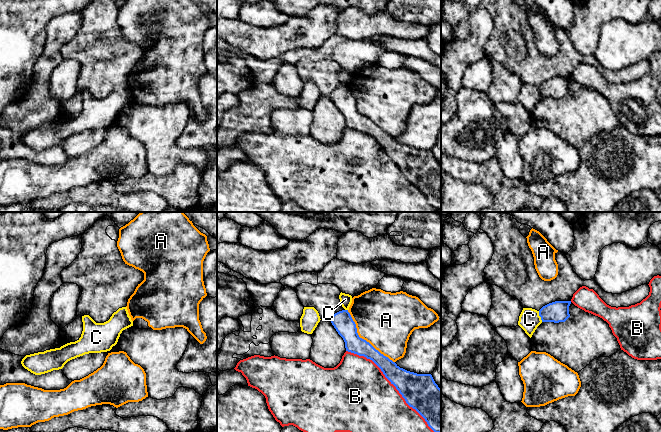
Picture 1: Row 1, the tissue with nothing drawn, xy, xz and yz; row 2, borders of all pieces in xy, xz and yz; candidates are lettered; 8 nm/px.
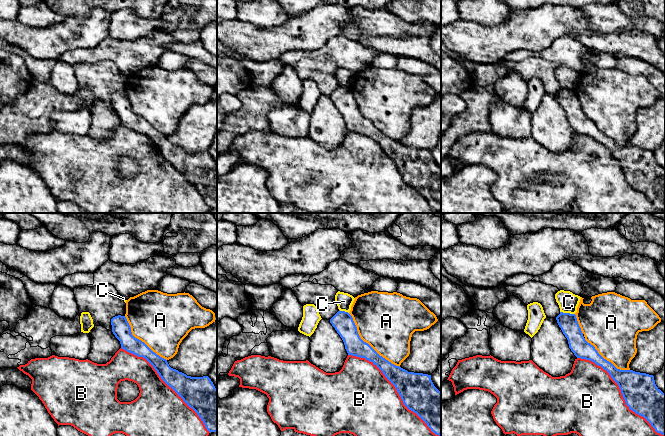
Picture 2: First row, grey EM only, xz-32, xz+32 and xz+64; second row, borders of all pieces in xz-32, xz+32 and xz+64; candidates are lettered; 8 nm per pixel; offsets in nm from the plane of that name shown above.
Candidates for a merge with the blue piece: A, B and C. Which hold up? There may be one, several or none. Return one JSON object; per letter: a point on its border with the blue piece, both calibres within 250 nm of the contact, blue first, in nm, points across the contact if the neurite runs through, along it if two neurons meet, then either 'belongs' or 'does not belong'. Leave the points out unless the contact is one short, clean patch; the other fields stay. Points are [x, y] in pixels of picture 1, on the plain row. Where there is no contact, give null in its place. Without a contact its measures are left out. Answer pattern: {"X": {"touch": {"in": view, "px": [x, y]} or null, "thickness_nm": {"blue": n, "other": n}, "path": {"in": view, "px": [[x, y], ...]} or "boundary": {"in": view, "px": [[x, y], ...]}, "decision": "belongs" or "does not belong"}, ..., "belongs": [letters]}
{"A": {"touch": {"in": "xz", "px": [363, 115]}, "thickness_nm": {"blue": 160, "other": 460}, "decision": "does not belong"}, "B": {"touch": {"in": "xz", "px": [393, 160]}, "thickness_nm": {"blue": 280, "other": 480}, "decision": "does not belong"}, "C": {"touch": {"in": "yz", "px": [540, 92]}, "thickness_nm": {"blue": 170, "other": 170}, "boundary": {"in": "yz", "px": [[538, 87], [542, 97]]}, "decision": "does not belong"}, "belongs": []}

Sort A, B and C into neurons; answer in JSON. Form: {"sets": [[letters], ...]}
{"sets": [["A"], ["B"], ["C"]]}

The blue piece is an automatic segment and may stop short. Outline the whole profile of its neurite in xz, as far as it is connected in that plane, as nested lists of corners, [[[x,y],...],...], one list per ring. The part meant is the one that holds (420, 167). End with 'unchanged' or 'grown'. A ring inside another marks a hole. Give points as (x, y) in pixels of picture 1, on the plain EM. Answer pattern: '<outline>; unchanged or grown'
[[[348,86],[335,89],[331,99],[343,114],[346,127],[372,136],[396,163],[406,179],[425,195],[435,209],[441,209],[441,165],[432,151],[417,150],[400,144],[369,118],[360,114]]]; unchanged

